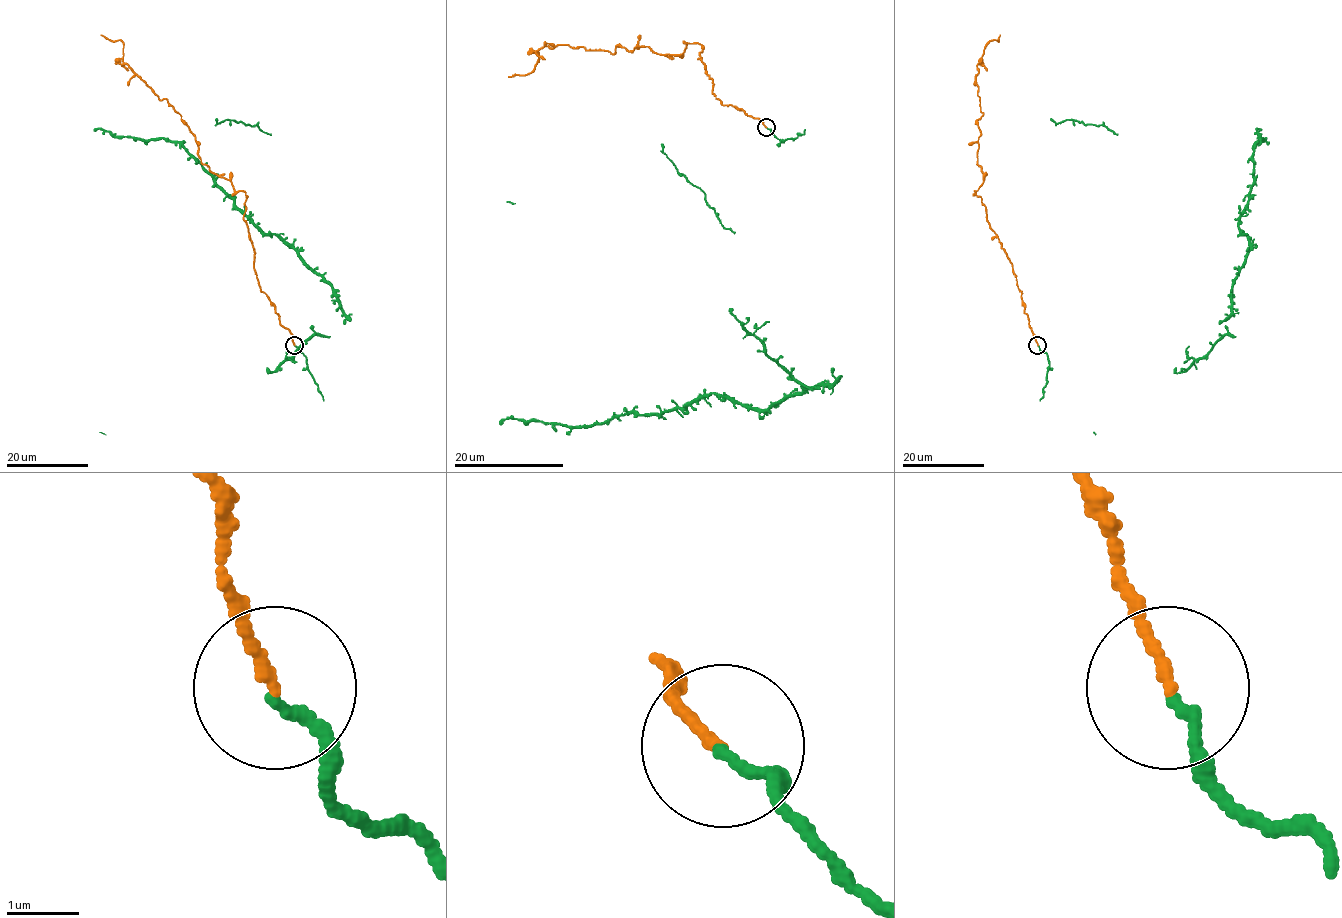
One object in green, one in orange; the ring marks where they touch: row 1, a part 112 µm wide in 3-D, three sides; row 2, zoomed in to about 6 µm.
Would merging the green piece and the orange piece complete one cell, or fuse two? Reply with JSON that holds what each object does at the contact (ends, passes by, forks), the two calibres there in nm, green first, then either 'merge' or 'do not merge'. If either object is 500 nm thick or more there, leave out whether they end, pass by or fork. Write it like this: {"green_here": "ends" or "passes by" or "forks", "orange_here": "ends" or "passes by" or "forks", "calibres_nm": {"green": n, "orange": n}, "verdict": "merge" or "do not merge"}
{"green_here": "ends", "orange_here": "ends", "calibres_nm": {"green": 140, "orange": 140}, "verdict": "merge"}

